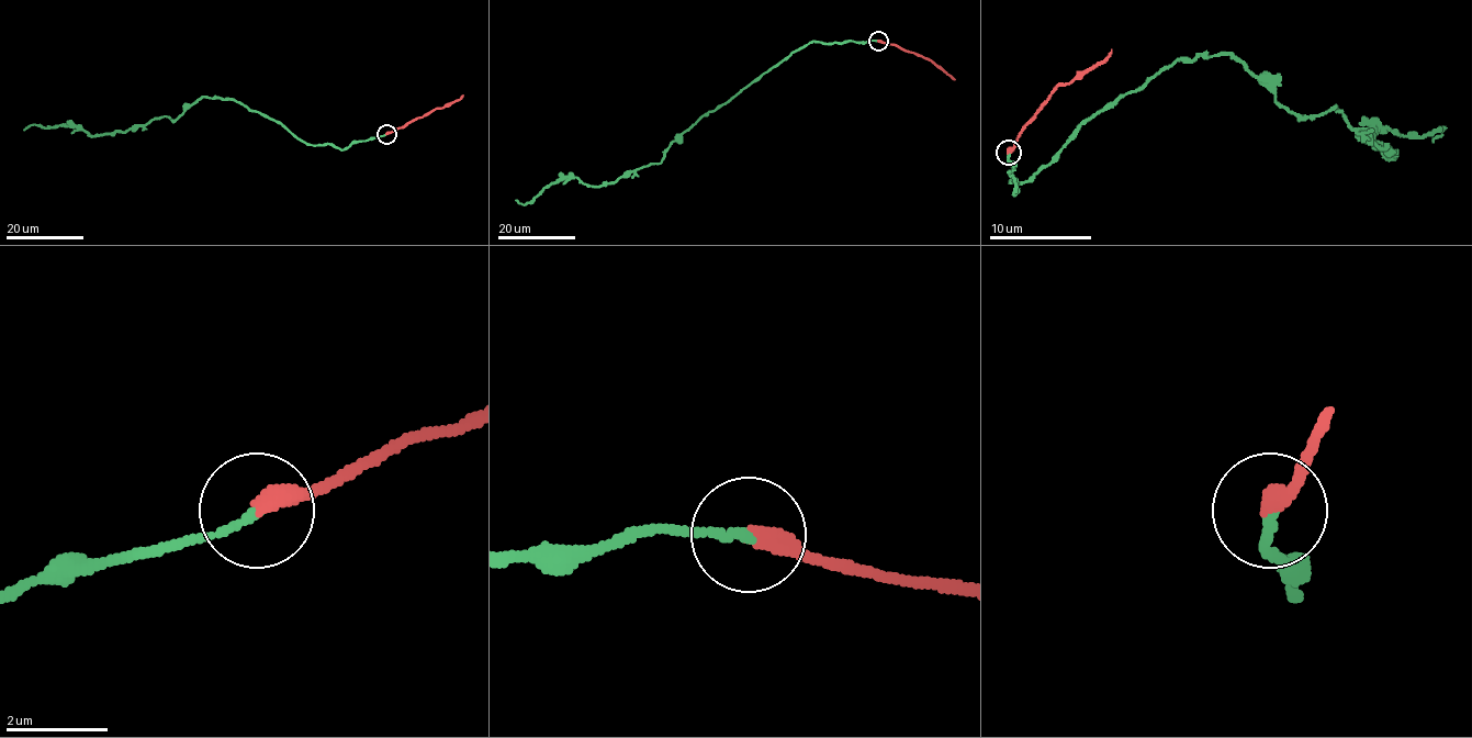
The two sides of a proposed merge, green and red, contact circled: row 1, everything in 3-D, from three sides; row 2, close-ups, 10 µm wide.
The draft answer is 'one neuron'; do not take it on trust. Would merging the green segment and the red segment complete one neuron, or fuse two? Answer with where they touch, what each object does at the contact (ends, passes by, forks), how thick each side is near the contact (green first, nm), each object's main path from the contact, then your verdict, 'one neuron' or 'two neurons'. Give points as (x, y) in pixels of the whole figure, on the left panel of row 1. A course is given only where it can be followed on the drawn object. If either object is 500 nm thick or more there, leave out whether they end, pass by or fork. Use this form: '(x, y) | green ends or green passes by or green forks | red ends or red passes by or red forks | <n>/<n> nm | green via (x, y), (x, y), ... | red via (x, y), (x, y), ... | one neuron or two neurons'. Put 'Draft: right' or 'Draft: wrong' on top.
Draft: right
(386, 134) | green ends | red ends | 190/400 nm | green via (386, 133), (344, 148), (313, 145), (234, 100), (202, 97), (178, 118), (123, 132), (23, 130) | red via (386, 133), (458, 101), (462, 94) | one neuron

